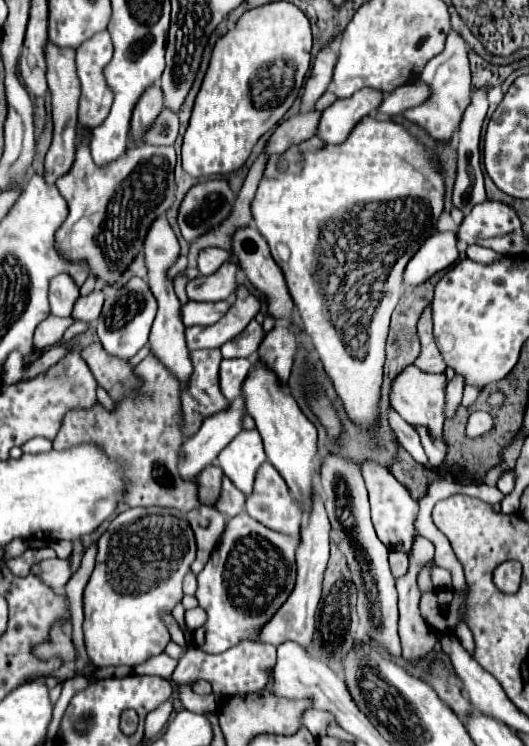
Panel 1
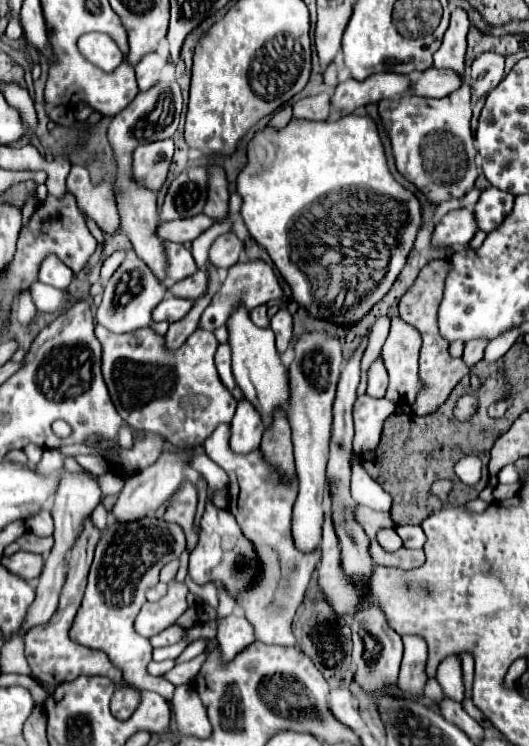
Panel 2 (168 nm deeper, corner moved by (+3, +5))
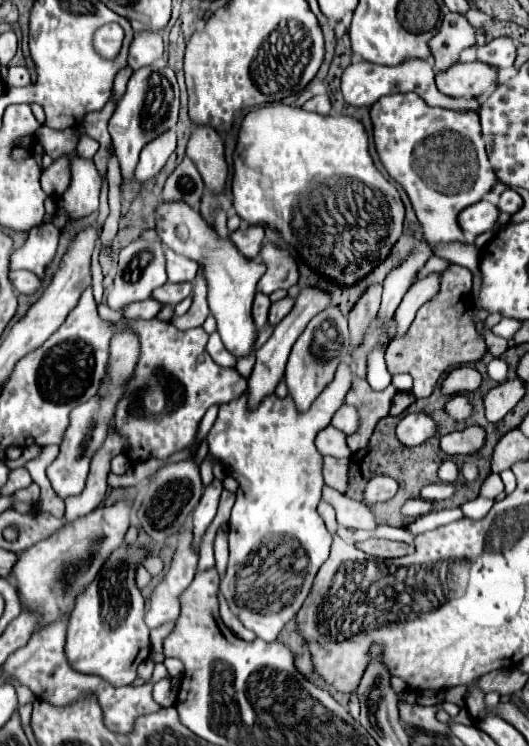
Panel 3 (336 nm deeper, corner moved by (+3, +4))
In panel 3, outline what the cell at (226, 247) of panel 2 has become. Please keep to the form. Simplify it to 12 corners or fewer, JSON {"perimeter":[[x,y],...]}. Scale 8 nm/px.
{"perimeter":[[241,226],[229,240],[247,258],[257,258],[265,230]]}

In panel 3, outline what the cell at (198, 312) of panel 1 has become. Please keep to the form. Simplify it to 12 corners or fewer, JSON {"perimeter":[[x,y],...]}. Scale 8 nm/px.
{"perimeter":[[149,298],[135,302],[127,318],[151,320],[161,312],[161,302]]}

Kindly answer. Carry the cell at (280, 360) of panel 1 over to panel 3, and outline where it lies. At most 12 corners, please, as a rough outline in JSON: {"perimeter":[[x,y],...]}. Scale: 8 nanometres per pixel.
{"perimeter":[[289,296],[273,302],[269,324],[275,328],[291,312]]}

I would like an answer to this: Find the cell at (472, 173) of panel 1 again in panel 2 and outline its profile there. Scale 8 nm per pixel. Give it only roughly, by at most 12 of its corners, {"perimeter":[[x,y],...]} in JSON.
{"perimeter":[[485,51],[473,61],[471,85],[487,95],[505,77],[505,57]]}

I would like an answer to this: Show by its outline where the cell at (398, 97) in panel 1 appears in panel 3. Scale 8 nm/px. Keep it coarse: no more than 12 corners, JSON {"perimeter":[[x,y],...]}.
{"perimeter":[[483,62],[453,64],[435,76],[451,98],[477,98],[497,72]]}

